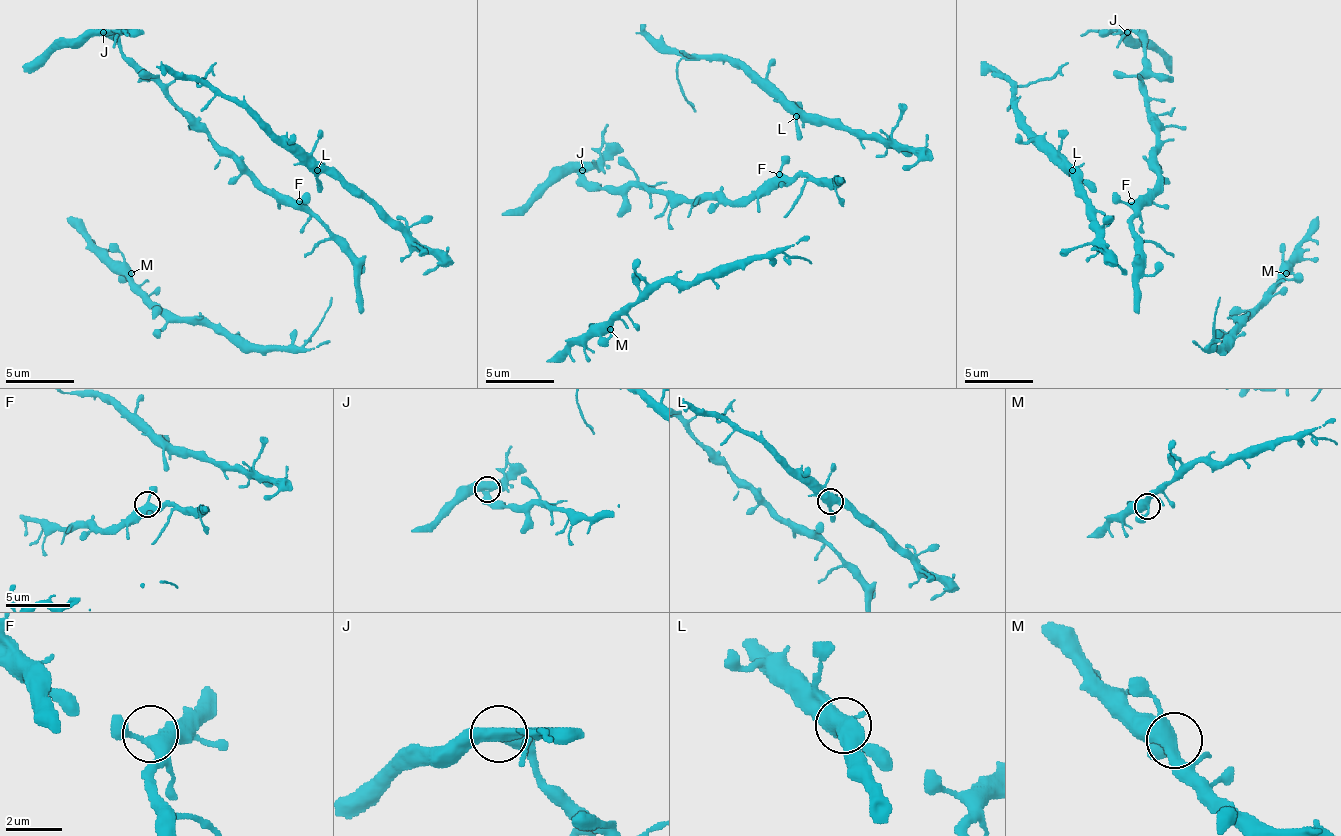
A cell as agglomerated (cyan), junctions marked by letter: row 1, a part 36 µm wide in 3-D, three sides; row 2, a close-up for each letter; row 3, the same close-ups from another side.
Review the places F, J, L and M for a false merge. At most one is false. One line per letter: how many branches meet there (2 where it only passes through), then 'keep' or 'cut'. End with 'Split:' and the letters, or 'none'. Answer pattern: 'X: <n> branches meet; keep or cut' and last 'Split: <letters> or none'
F: 3 branches meet; keep
J: 4 branches meet; cut
L: 4 branches meet; keep
M: 4 branches meet; keep
Split: J

